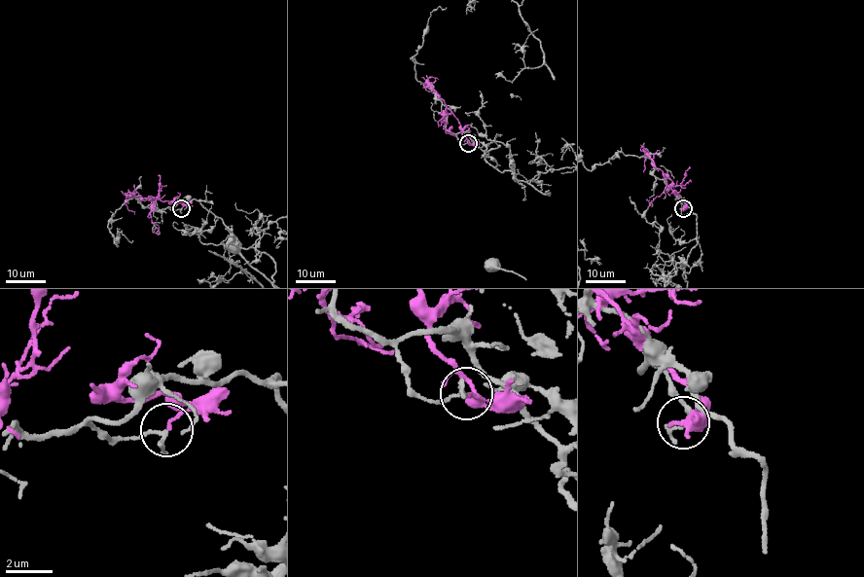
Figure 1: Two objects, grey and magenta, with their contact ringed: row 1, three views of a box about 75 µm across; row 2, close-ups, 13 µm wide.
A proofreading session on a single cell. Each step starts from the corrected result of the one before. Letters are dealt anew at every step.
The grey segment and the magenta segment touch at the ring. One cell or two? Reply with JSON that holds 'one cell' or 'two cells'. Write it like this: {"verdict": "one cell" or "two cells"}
{"verdict": "two cells"}

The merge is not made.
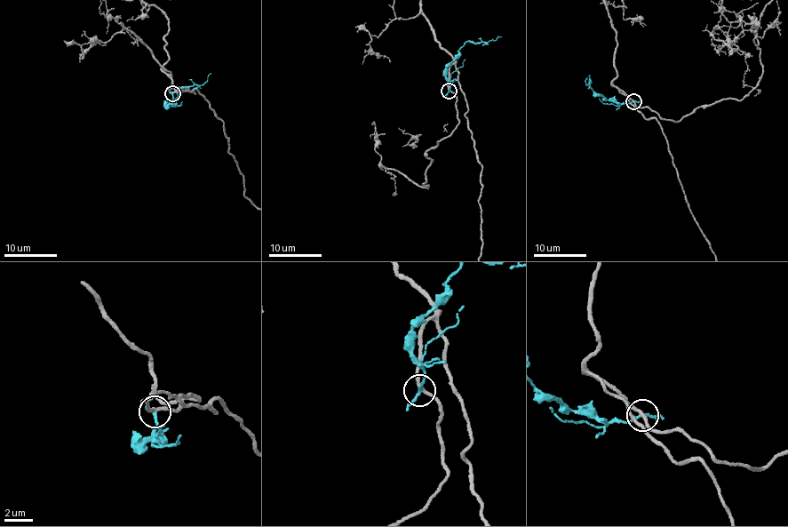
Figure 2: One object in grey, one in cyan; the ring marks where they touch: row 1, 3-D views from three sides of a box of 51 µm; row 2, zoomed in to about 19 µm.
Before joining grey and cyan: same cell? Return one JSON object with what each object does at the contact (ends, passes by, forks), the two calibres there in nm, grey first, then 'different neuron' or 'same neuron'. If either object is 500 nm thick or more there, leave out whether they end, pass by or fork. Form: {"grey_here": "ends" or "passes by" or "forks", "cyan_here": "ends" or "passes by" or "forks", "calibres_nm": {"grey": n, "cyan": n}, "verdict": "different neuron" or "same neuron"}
{"grey_here": "passes by", "cyan_here": "passes by", "calibres_nm": {"grey": 240, "cyan": 180}, "verdict": "different neuron"}

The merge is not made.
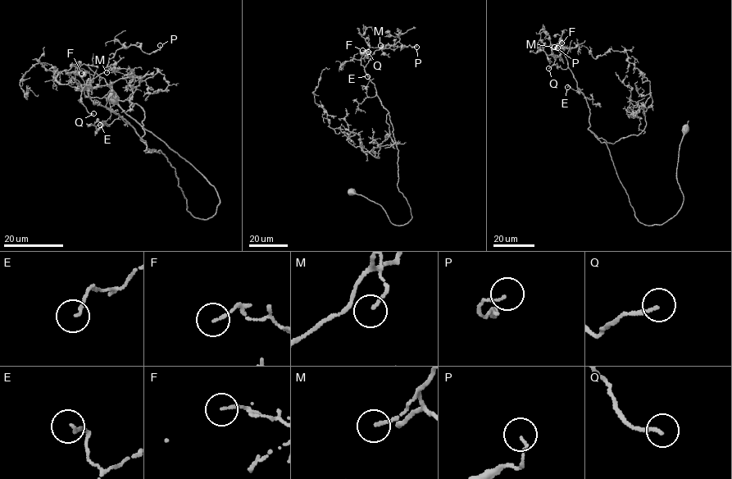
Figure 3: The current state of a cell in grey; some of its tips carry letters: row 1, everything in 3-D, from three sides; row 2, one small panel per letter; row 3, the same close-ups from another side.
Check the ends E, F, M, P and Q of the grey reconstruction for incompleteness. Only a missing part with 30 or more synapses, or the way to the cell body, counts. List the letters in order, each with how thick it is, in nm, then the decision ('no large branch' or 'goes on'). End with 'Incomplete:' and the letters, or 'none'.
E: 120 nm | no large branch
F: 110 nm | no large branch
M: 120 nm | no large branch
P: 90 nm | no large branch
Q: 160 nm | goes on
Incomplete: Q

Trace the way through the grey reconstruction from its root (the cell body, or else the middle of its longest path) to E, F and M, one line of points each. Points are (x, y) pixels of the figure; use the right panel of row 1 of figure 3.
E: (684, 130), (676, 175), (682, 206), (662, 224), (641, 223), (606, 145), (588, 129), (586, 98), (567, 87)
F: (684, 130), (676, 175), (682, 206), (662, 224), (641, 223), (606, 145), (588, 129), (589, 110), (561, 43)
M: (684, 130), (682, 206), (662, 224), (641, 223), (554, 47)

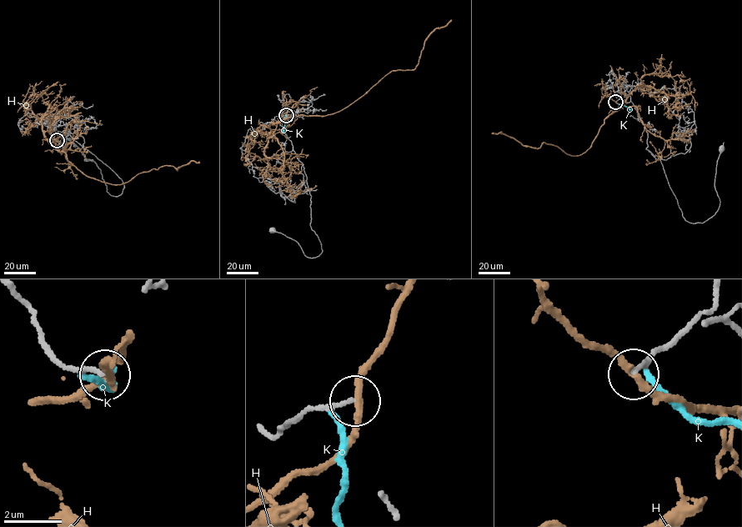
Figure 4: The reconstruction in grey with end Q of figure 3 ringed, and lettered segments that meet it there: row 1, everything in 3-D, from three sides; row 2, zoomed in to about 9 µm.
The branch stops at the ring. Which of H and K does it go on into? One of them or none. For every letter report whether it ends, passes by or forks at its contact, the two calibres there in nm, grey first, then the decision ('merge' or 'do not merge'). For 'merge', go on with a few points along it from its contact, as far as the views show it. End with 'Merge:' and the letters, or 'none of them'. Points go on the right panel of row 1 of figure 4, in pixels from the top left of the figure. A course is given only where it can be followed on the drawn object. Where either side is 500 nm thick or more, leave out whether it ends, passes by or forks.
H: it passes by; calibres 160 and 240 nm; do not merge
K: it ends; calibres 200 and 180 nm; do not merge
Merge: none of them

